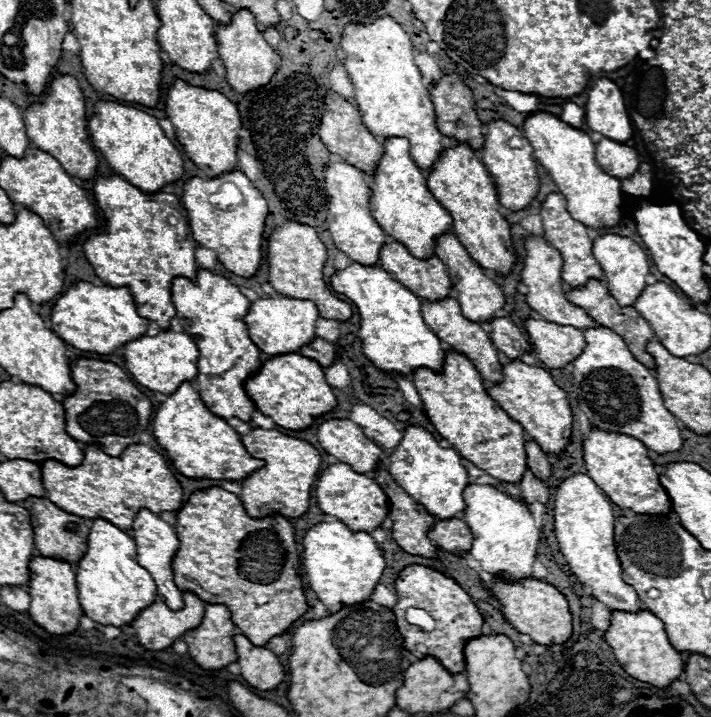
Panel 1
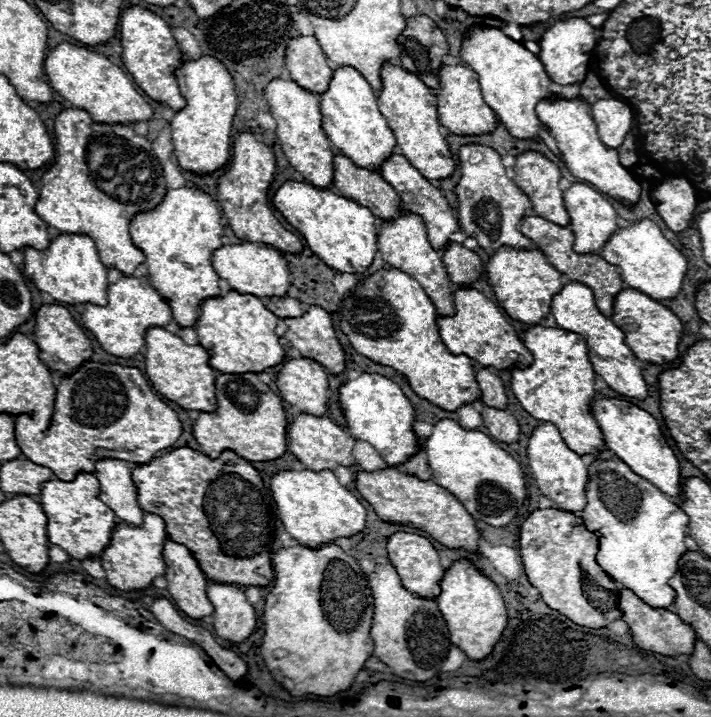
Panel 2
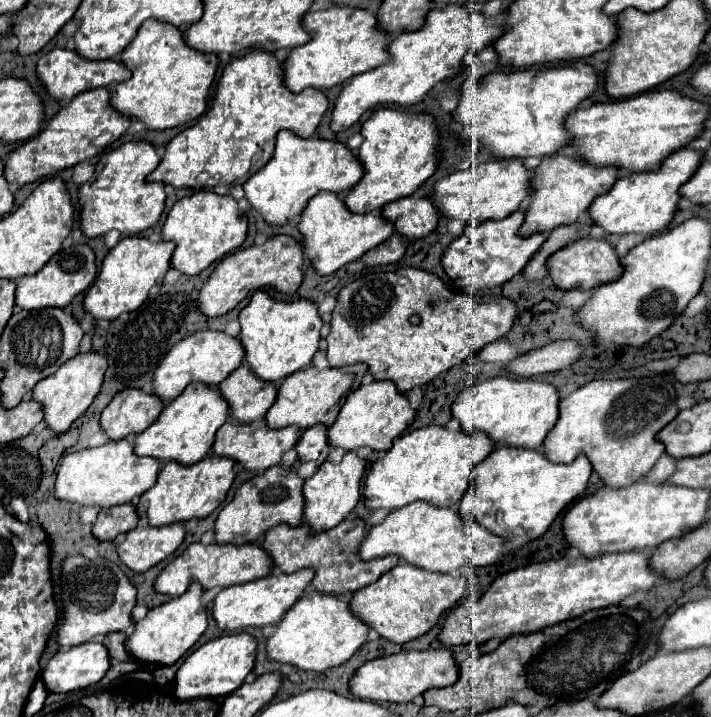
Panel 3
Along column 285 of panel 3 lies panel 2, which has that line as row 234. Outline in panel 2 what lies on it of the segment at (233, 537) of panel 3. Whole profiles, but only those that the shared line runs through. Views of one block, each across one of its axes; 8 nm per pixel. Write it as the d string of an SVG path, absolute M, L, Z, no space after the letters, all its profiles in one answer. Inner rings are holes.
M466 144L460 148L460 170L462 178L456 186L460 200L458 220L464 234L478 240L478 244L494 254L502 246L512 246L516 250L534 248L534 242L520 232L520 220L530 214L530 198L506 176L502 158L496 150L480 144ZM484 176L484 178L482 178ZM470 178L470 180L468 180ZM472 194L472 196L470 196Z

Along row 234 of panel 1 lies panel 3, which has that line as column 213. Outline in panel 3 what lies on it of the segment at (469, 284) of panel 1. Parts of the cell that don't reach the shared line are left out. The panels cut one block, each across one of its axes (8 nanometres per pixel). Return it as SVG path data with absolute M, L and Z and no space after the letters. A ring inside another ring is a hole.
M228 420L216 432L216 440L212 444L212 454L232 458L234 462L242 464L250 472L264 472L270 466L278 464L282 452L290 450L298 442L298 436L300 436L300 430L296 426L288 426L288 428L282 428L282 430L270 430L270 428L266 428L264 422L258 422L258 424L234 424L234 422Z

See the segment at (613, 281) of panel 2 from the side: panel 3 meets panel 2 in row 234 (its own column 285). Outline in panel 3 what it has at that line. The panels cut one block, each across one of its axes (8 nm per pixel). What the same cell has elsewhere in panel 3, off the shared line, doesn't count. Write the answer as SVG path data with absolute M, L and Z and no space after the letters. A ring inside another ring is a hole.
M344 520L336 528L330 528L320 534L310 534L306 526L290 528L286 524L280 524L276 528L270 528L264 534L264 540L260 542L260 546L270 554L274 568L278 568L280 572L296 572L300 568L312 568L314 590L322 594L332 594L332 596L346 596L376 582L384 572L388 572L398 564L396 556L374 558L368 562L360 560L358 546L364 540L366 530L368 528L364 526L362 520Z

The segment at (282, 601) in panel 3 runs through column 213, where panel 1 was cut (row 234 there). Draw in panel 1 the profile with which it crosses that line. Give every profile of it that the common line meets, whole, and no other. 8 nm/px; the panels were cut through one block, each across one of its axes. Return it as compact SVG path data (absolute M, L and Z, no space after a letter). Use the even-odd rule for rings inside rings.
M608 232L608 234L594 240L592 252L598 258L598 262L602 264L602 270L604 270L604 276L608 280L608 290L610 290L612 298L620 306L634 306L638 296L642 294L642 290L646 286L646 278L650 274L648 256L644 254L644 250L632 238L624 238L624 236Z

